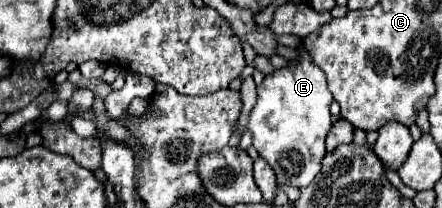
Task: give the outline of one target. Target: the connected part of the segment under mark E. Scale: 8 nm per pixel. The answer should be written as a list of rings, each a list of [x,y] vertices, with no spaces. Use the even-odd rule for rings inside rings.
[[[301,47],[303,57],[291,61],[289,67],[275,71],[273,75],[267,75],[265,81],[257,87],[257,103],[251,111],[249,129],[253,133],[253,147],[259,151],[259,155],[271,165],[275,171],[279,185],[291,185],[291,187],[305,187],[313,181],[313,177],[321,171],[321,159],[325,157],[325,137],[331,129],[331,113],[329,105],[333,101],[331,91],[327,89],[325,73],[311,63],[311,57]]]

